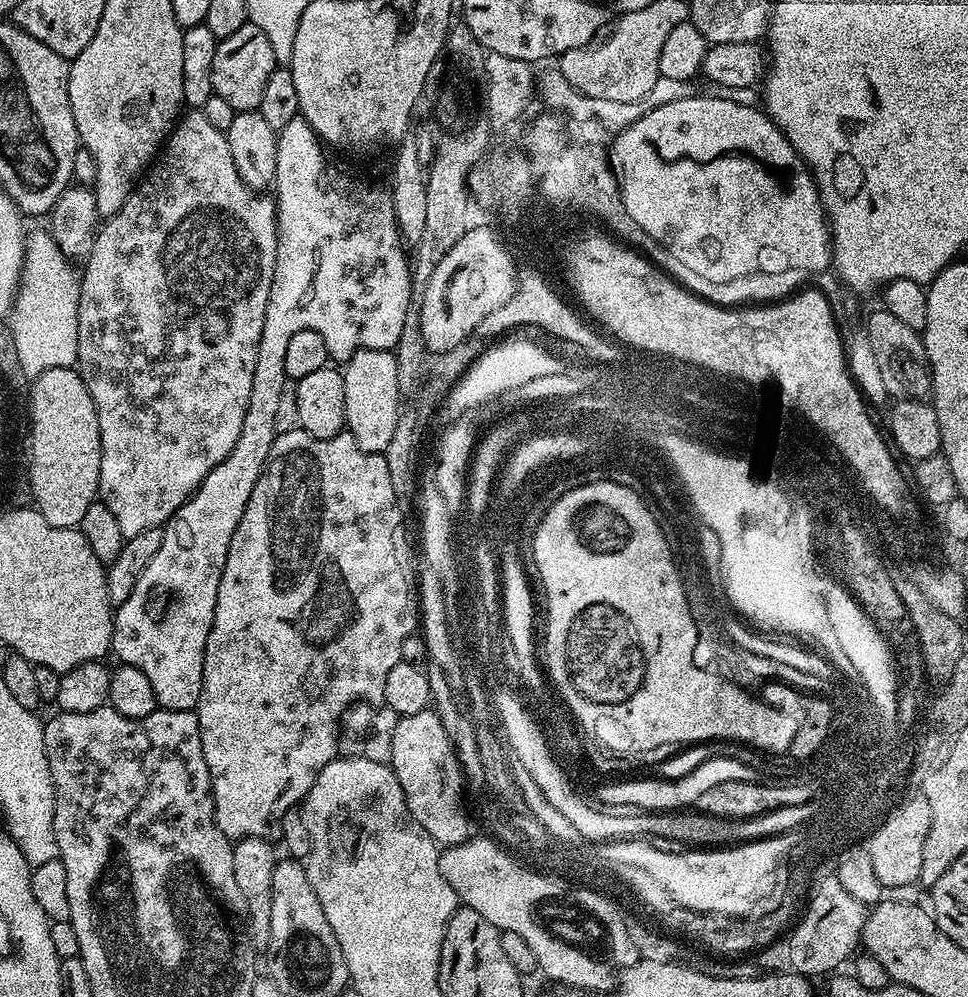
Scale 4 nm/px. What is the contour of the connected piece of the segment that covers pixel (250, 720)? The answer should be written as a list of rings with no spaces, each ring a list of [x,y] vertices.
[[[303,430],[282,432],[270,446],[264,470],[244,507],[242,522],[238,522],[238,530],[234,530],[234,538],[230,538],[226,566],[218,582],[214,622],[206,638],[204,685],[200,691],[200,702],[194,709],[200,723],[202,754],[206,758],[206,766],[212,779],[216,825],[233,842],[246,836],[267,837],[268,831],[289,811],[288,800],[295,796],[307,797],[321,770],[341,755],[342,721],[353,705],[361,702],[369,706],[384,704],[386,674],[390,674],[395,664],[401,663],[402,642],[406,642],[406,638],[413,635],[418,628],[416,606],[413,601],[410,602],[412,589],[404,585],[403,572],[400,572],[392,545],[392,528],[396,528],[397,520],[402,517],[401,505],[397,502],[394,482],[390,482],[390,470],[383,455],[362,450],[358,442],[354,442],[352,433],[347,430],[325,440],[314,438]]]

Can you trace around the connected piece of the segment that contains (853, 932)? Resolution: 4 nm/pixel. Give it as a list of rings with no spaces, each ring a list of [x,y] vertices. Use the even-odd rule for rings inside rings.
[[[835,874],[821,875],[807,895],[806,907],[795,921],[796,929],[788,940],[791,971],[809,978],[835,973],[839,969],[836,967],[857,951],[855,948],[858,948],[864,935],[865,919],[866,905],[850,895],[842,886],[842,882],[838,882]]]

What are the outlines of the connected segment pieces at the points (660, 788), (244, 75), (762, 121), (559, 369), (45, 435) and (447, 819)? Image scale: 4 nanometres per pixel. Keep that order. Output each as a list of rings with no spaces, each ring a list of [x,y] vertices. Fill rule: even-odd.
[[[714,754],[702,766],[690,770],[677,780],[666,780],[663,778],[651,778],[652,780],[620,780],[609,782],[599,789],[598,796],[601,801],[609,804],[633,804],[643,808],[646,812],[655,812],[657,810],[688,810],[693,806],[699,805],[704,797],[712,793],[718,786],[722,786],[724,776],[716,776],[716,764],[724,764],[724,772],[728,772],[728,782],[746,782],[755,784],[758,780],[757,769],[751,768],[749,764],[738,762],[734,758],[723,754]],[[744,772],[744,776],[740,776]]]
[[[251,22],[242,25],[234,34],[219,41],[214,50],[214,70],[212,71],[212,91],[218,98],[230,102],[237,112],[254,112],[259,109],[262,94],[270,74],[278,67],[270,38],[258,30]]]
[[[693,94],[650,110],[628,128],[615,133],[613,140],[616,141],[610,144],[610,159],[622,181],[626,210],[647,234],[658,242],[666,242],[674,256],[680,256],[684,264],[692,264],[692,268],[696,268],[700,276],[708,276],[708,280],[728,280],[728,276],[736,276],[736,272],[748,272],[748,268],[788,268],[788,264],[792,264],[792,268],[820,268],[820,264],[831,265],[832,262],[832,238],[820,201],[820,191],[816,189],[816,179],[809,172],[804,159],[796,155],[786,134],[782,134],[767,112],[756,108],[739,104],[736,100],[727,100],[724,96]]]
[[[514,338],[510,344],[504,345],[502,341],[492,347],[485,347],[485,352],[473,364],[465,367],[461,377],[456,381],[443,399],[442,406],[446,409],[456,410],[459,407],[474,406],[479,409],[487,400],[500,396],[503,392],[515,393],[516,388],[523,383],[531,382],[536,378],[549,377],[552,374],[565,375],[569,371],[568,364],[556,352],[543,348],[535,339]]]
[[[75,367],[55,368],[41,374],[43,380],[32,389],[31,402],[35,405],[35,435],[33,477],[36,493],[31,499],[50,526],[79,528],[90,505],[97,503],[100,490],[100,434],[94,402],[80,372]]]
[[[425,710],[418,714],[399,717],[395,721],[396,725],[391,725],[392,745],[390,754],[392,755],[391,770],[398,778],[402,786],[402,794],[406,798],[406,806],[410,814],[430,834],[435,838],[437,845],[451,846],[464,840],[464,817],[459,809],[459,776],[456,772],[456,763],[452,759],[452,751],[456,745],[453,744],[446,732],[446,727],[442,724],[442,718],[436,710]]]

